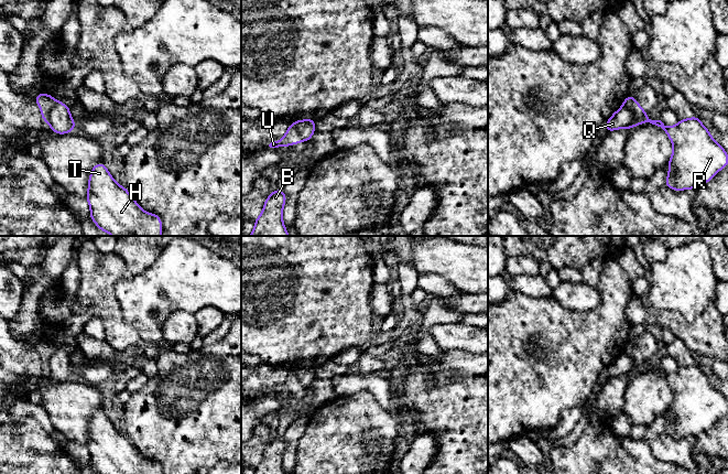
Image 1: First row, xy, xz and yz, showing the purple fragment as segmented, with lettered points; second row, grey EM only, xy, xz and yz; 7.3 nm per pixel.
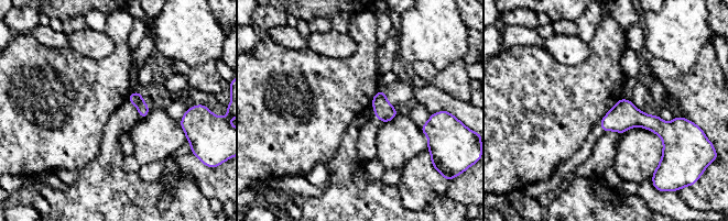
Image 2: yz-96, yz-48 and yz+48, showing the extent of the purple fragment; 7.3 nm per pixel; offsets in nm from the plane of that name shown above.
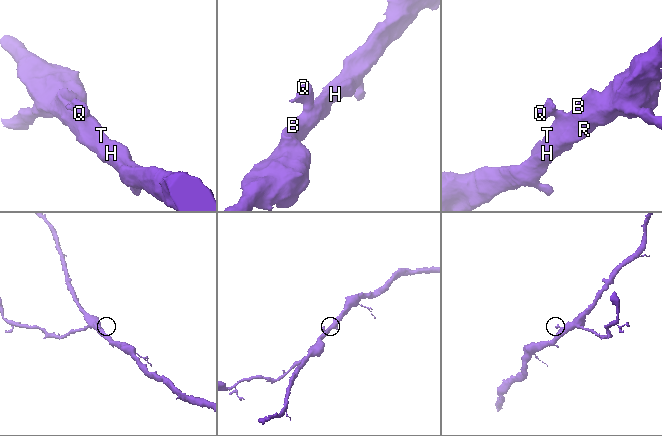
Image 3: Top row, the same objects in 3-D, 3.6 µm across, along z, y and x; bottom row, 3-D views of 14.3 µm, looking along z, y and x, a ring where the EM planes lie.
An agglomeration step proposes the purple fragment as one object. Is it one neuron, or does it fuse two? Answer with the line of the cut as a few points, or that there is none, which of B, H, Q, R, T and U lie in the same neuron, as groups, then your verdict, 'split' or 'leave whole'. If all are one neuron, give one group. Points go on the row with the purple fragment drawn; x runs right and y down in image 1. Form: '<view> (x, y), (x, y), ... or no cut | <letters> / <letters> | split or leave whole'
yz (623, 104), (632, 112), (637, 125) | B H Q R T / U | split

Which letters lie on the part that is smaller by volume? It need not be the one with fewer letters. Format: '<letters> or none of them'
U

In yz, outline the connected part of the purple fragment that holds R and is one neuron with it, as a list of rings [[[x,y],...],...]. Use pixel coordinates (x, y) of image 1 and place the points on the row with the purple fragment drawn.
[[[697,116],[680,119],[672,127],[666,127],[661,120],[648,119],[645,122],[663,129],[673,143],[666,187],[674,191],[697,190],[728,165],[726,150],[713,139]]]

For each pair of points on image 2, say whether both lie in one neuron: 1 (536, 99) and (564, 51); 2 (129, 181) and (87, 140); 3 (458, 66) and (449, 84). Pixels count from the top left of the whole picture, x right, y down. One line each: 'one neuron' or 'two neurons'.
1: two neurons
2: two neurons
3: one neuron

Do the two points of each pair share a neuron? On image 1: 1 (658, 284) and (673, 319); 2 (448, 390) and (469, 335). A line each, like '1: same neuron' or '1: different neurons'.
1: different neurons
2: different neurons

